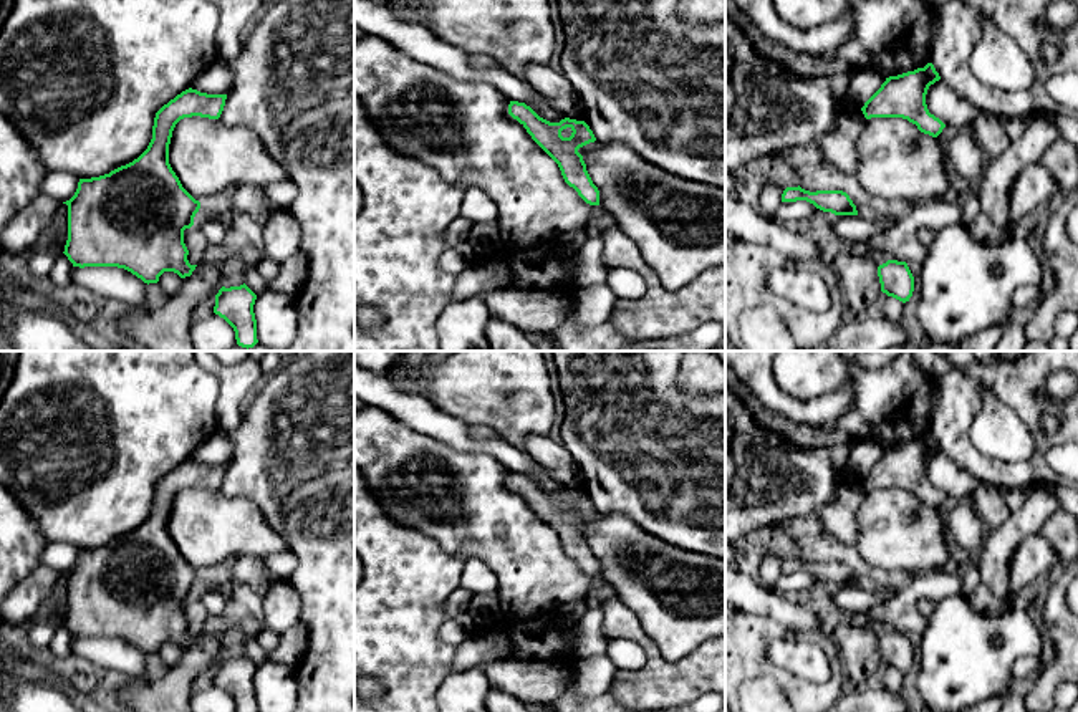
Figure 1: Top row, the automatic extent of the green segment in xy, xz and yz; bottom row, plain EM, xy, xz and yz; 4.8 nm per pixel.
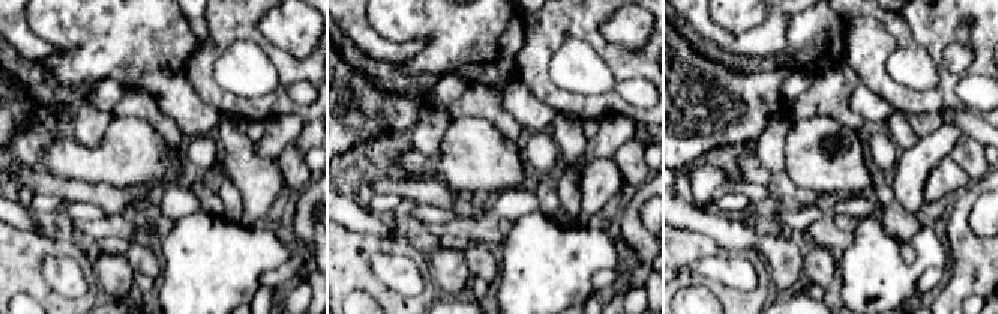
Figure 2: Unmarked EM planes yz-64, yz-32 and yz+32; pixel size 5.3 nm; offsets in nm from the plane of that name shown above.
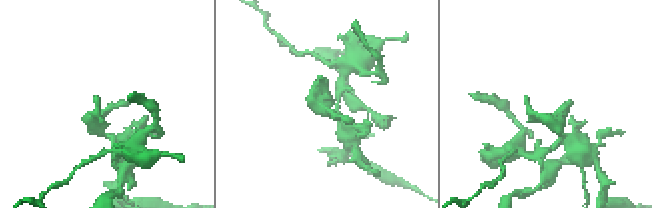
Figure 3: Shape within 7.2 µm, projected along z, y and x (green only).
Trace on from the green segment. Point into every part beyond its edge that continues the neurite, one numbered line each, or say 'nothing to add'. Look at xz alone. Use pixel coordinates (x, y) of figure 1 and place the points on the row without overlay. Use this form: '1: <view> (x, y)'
nothing to add

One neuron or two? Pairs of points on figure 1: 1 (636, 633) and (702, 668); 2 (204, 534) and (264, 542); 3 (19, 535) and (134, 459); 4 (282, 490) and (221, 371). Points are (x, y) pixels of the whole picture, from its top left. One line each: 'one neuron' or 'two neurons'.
1: one neuron
2: one neuron
3: two neurons
4: two neurons

